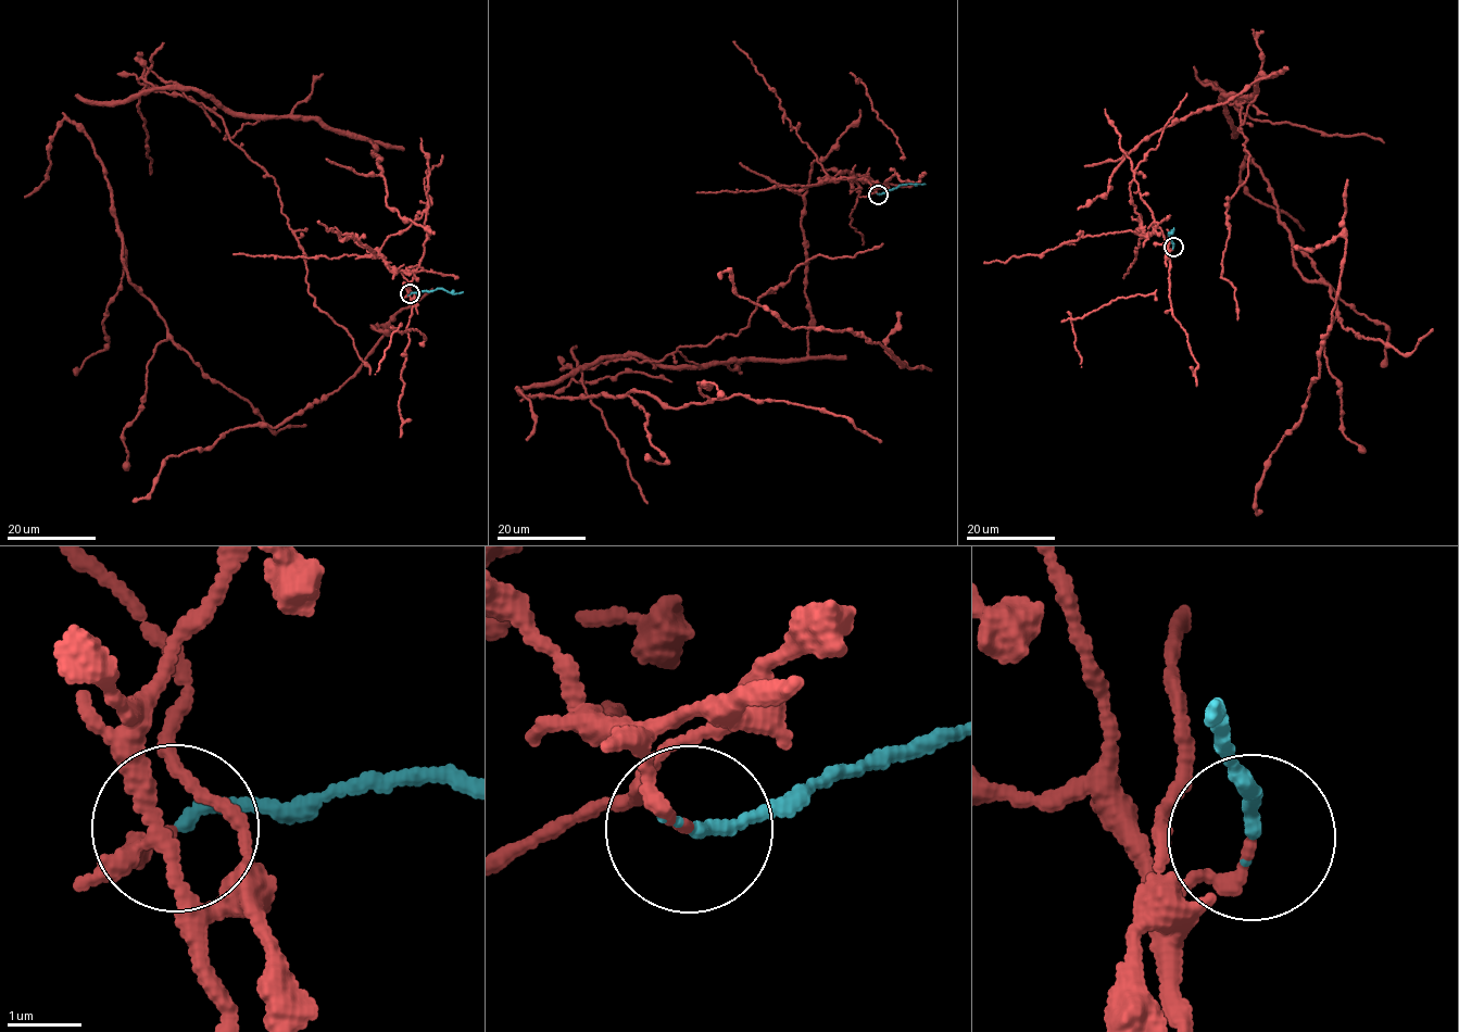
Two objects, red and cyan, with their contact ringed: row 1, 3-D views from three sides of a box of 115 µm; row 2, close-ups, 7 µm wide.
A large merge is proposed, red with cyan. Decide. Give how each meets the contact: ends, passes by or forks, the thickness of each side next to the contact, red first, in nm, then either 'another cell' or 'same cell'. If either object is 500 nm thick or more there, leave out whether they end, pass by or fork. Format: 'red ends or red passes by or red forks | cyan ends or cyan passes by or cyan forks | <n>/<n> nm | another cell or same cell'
red ends | cyan ends | 160/150 nm | another cell

